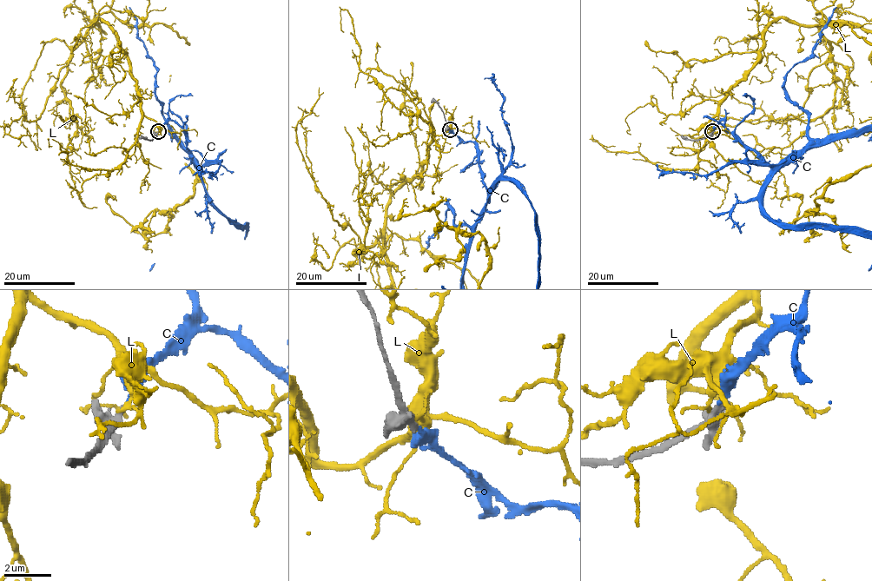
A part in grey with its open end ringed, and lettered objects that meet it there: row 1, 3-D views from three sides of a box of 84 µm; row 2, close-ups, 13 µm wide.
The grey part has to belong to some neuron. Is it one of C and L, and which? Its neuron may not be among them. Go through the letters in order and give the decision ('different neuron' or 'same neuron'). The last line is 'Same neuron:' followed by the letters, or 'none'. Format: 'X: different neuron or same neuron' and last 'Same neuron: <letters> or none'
C: same neuron
L: different neuron
Same neuron: C

